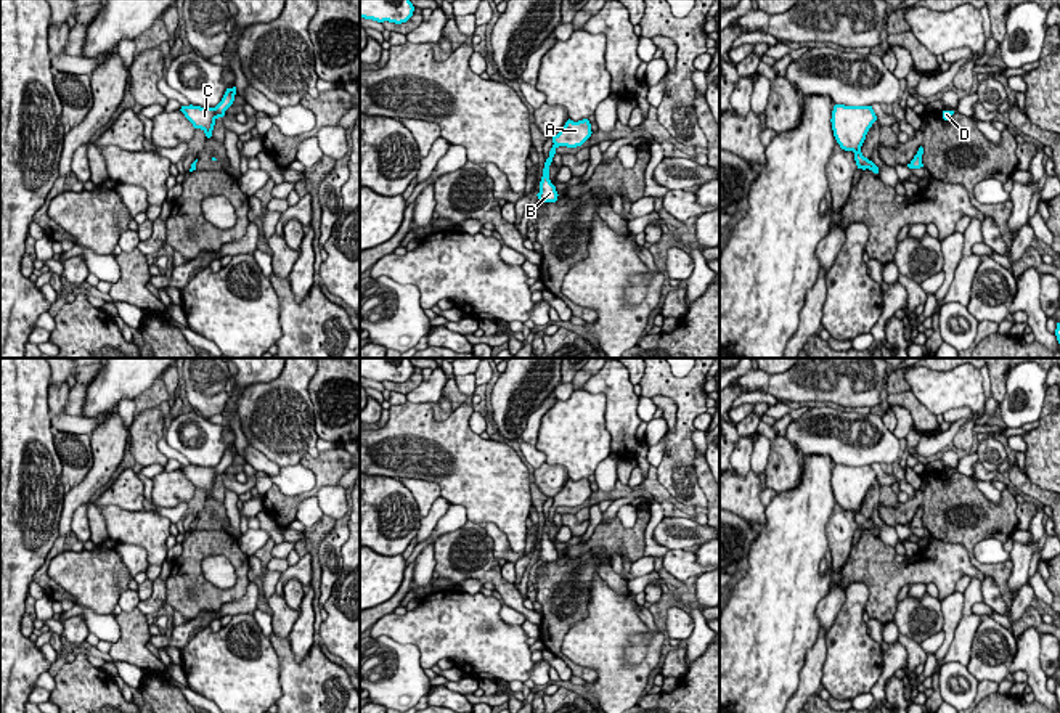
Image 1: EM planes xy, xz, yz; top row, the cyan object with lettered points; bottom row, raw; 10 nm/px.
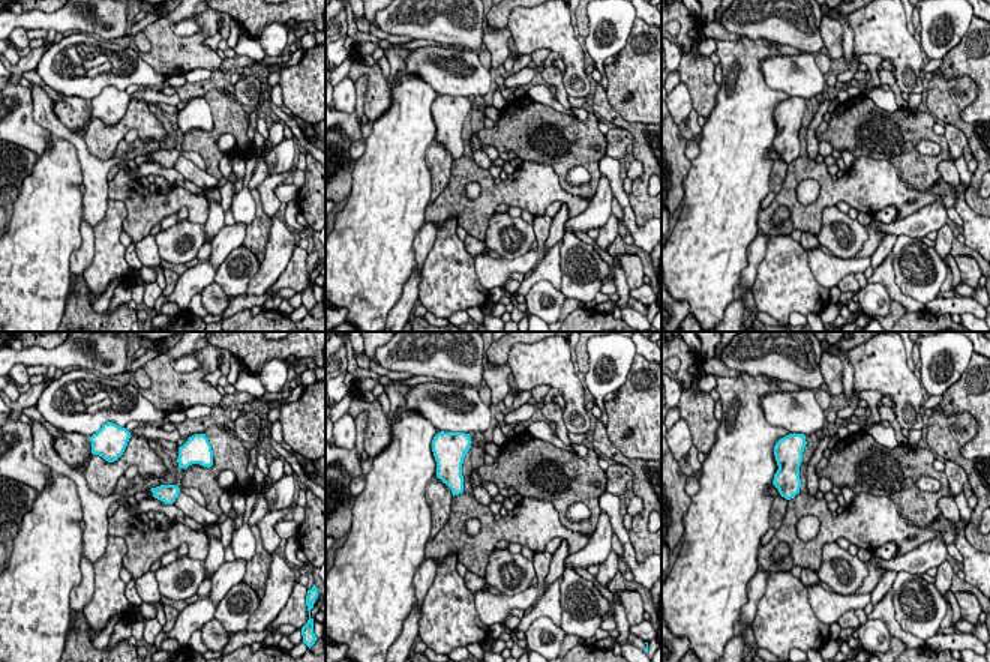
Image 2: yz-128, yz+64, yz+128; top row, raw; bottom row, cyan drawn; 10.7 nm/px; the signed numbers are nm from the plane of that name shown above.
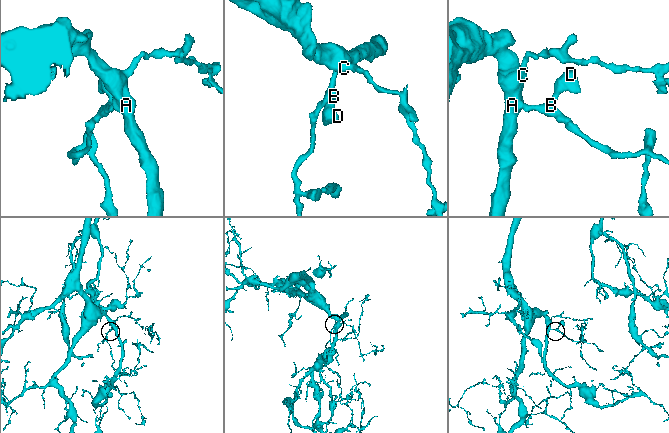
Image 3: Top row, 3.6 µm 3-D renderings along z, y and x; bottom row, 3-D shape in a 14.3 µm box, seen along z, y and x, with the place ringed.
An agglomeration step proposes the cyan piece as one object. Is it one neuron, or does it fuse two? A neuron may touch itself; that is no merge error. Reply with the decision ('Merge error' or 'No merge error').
No merge error

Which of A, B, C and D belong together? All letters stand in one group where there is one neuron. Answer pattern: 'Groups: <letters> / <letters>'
Groups: A B C D

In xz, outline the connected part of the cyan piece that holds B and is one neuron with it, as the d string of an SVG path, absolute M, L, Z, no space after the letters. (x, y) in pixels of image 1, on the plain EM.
M588 479L573 482L567 480L562 490L552 496L552 507L549 511L549 517L544 522L543 536L540 541L540 552L536 554L543 562L556 562L557 551L556 546L549 540L549 525L559 506L577 507L581 506L591 496L591 483Z

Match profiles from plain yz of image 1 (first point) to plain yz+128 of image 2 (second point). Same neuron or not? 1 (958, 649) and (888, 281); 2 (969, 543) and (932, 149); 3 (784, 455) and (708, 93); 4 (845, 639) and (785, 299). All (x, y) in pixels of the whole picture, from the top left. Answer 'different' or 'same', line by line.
1: same
2: different
3: same
4: same

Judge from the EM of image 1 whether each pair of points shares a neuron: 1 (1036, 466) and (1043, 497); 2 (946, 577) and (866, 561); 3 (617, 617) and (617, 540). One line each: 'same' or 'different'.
1: different
2: same
3: different

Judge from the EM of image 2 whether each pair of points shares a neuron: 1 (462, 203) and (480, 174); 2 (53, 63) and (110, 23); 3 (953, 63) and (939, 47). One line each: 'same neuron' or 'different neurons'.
1: same neuron
2: different neurons
3: different neurons

